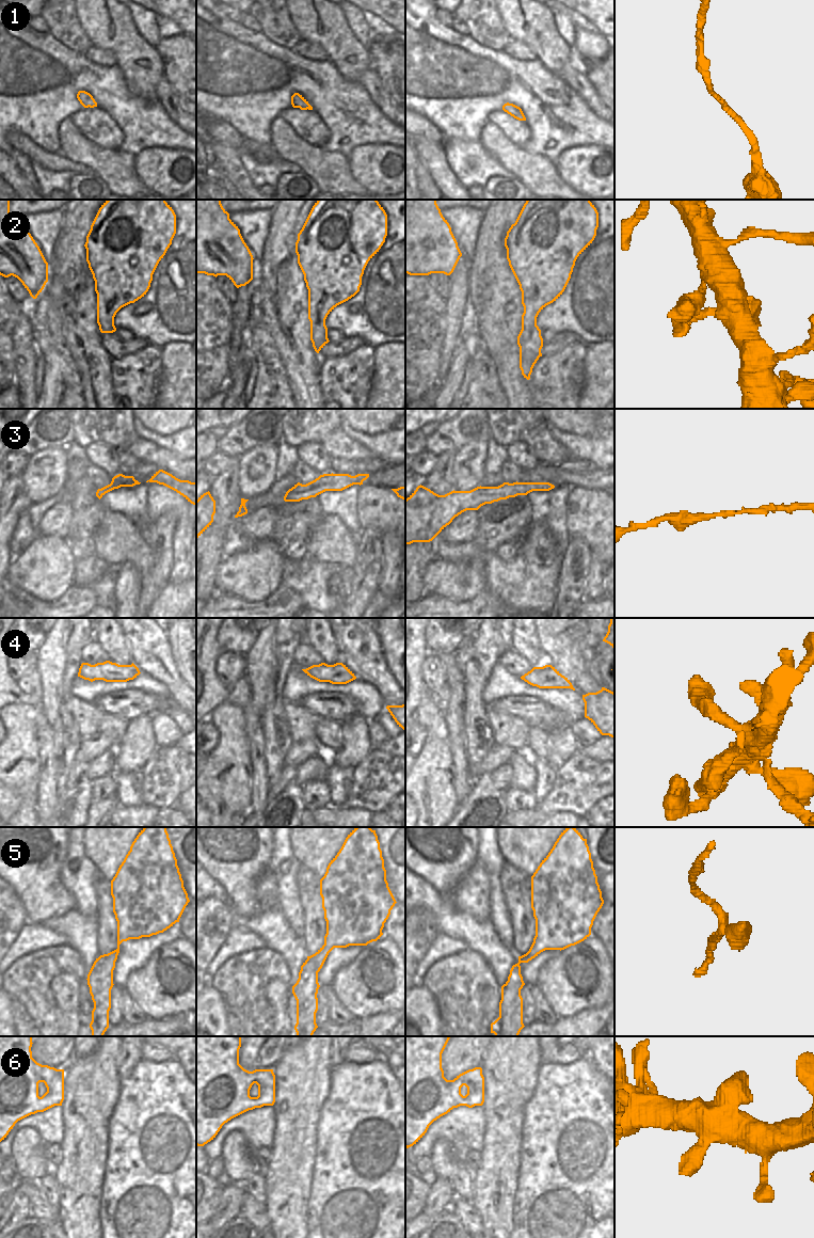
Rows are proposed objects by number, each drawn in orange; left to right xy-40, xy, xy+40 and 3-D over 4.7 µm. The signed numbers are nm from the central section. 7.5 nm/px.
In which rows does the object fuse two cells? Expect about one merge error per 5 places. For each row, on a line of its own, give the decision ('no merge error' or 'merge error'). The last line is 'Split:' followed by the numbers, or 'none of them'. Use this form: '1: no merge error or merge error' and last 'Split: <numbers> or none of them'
1: no merge error
2: no merge error
3: no merge error
4: no merge error
5: no merge error
6: no merge error
Split: none of them

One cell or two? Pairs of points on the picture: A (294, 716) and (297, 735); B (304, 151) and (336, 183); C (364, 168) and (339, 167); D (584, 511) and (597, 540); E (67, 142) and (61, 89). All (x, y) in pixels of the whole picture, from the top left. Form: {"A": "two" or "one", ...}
{"A": "one", "B": "one", "C": "two", "D": "one", "E": "two"}

